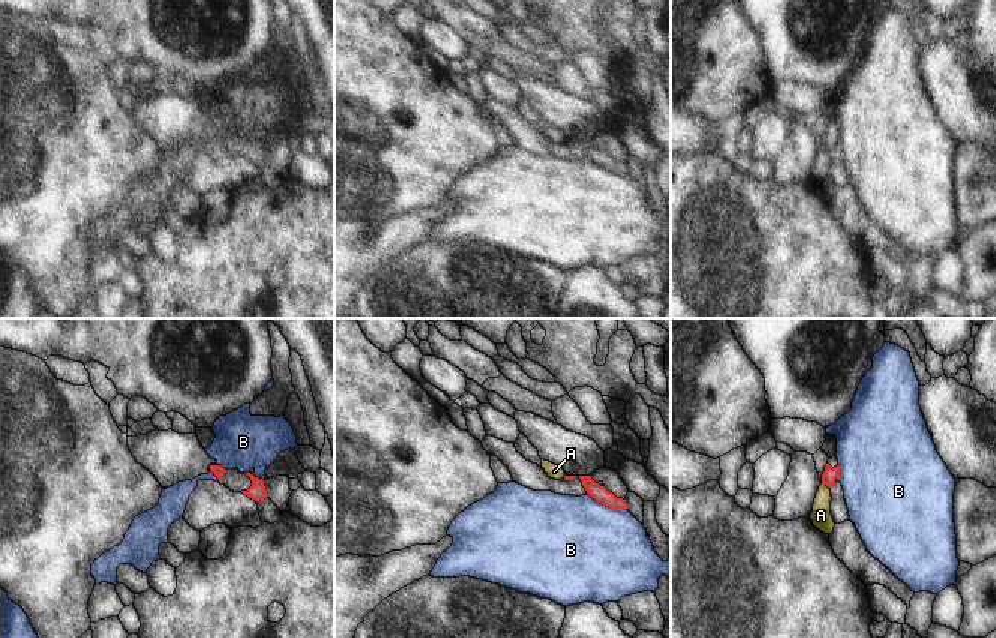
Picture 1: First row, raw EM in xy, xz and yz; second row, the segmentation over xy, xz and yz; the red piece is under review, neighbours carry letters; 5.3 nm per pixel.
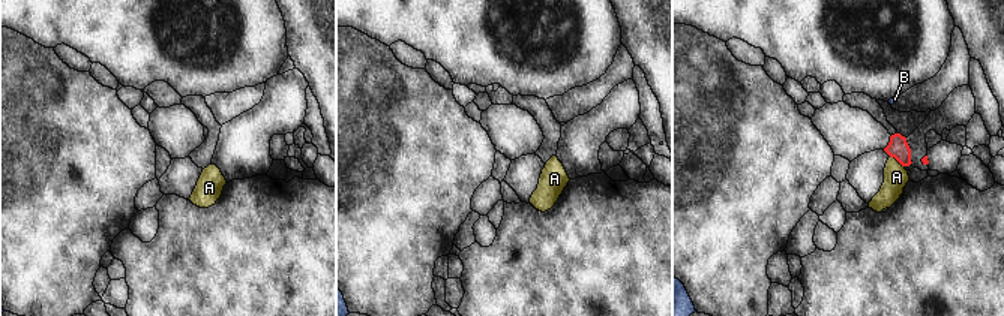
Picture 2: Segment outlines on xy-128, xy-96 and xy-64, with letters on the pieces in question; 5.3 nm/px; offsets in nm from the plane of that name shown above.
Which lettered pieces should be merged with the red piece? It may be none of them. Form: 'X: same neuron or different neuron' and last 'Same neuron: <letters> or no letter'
A: different neuron
B: different neuron
Same neuron: no letter

